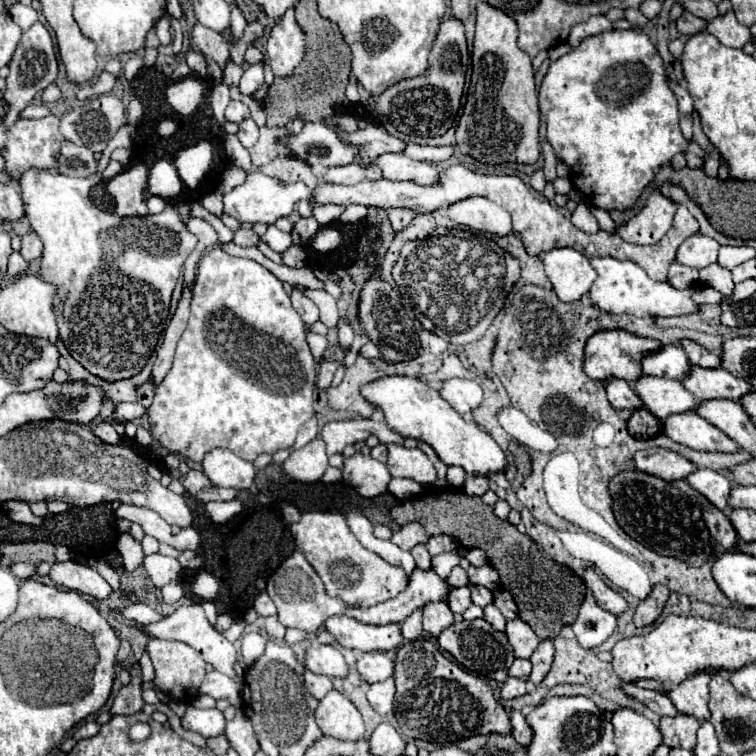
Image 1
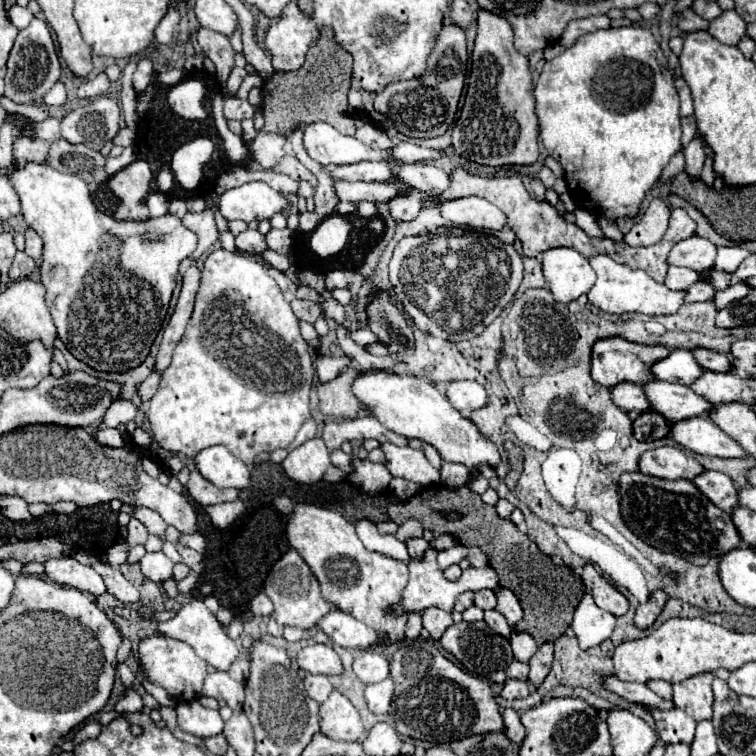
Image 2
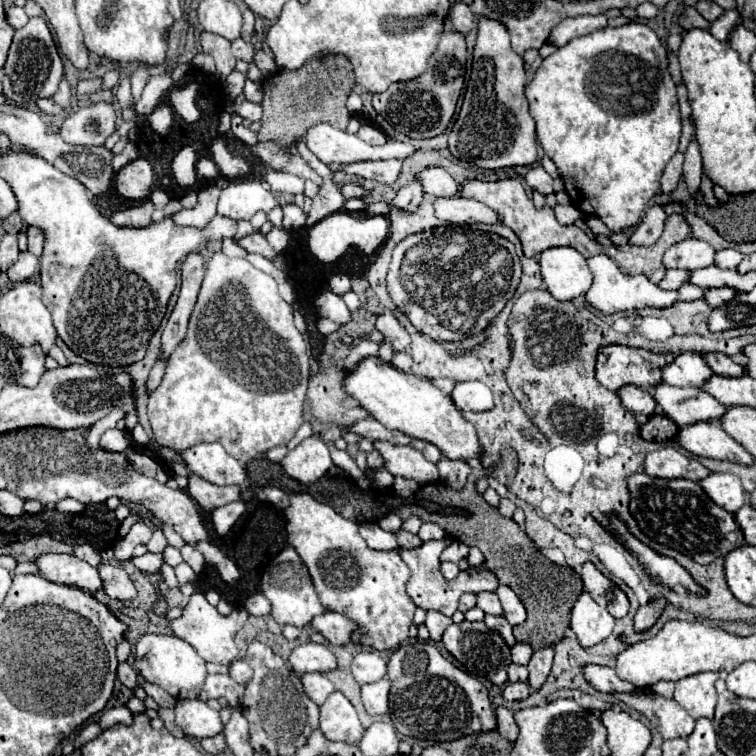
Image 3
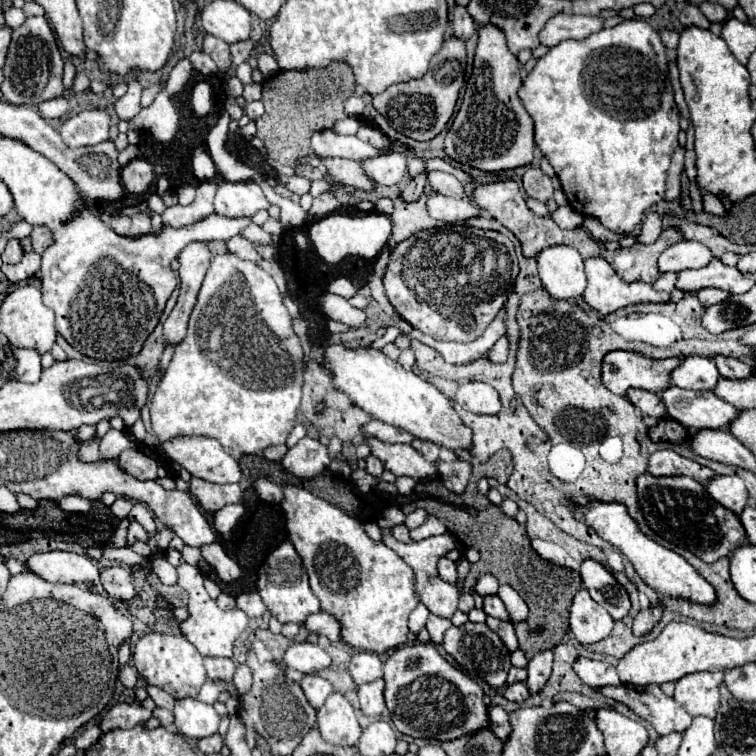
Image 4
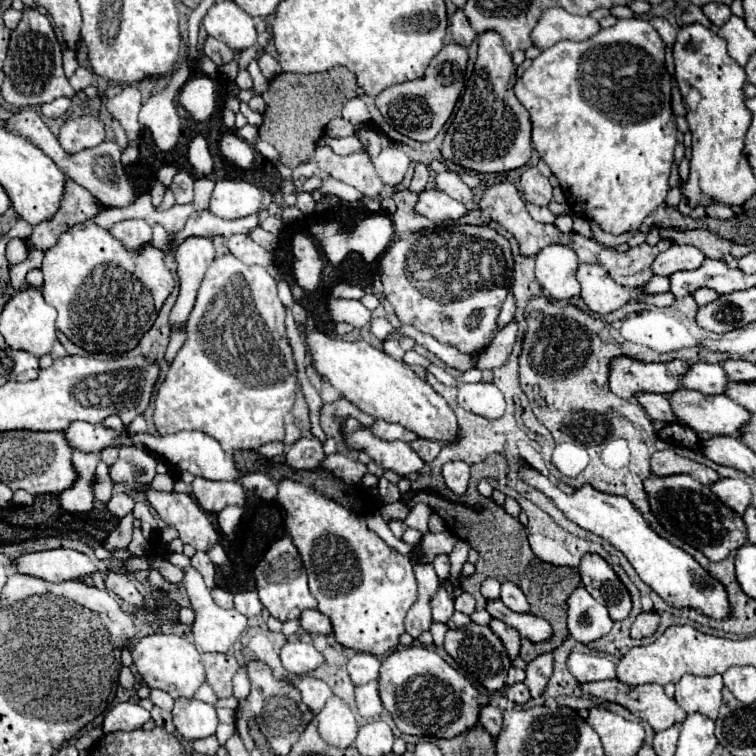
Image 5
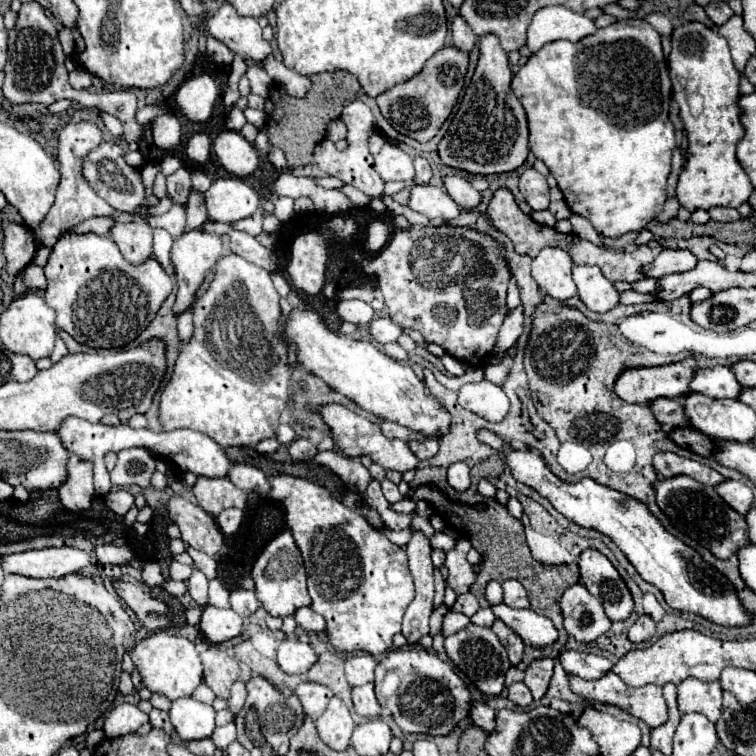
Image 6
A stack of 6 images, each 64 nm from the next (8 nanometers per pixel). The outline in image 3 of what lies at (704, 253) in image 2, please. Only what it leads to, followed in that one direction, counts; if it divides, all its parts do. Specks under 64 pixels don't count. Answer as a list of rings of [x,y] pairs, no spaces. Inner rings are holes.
[[[688,236],[686,240],[674,244],[664,254],[666,268],[698,270],[698,268],[712,266],[712,262],[714,262],[714,248],[708,242],[698,240],[694,236]]]

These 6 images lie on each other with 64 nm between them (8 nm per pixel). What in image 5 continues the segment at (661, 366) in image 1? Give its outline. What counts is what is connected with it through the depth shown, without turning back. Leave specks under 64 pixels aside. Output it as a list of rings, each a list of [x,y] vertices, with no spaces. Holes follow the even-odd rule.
[[[694,362],[682,374],[682,388],[698,390],[704,394],[722,394],[728,384],[728,376],[720,364]]]

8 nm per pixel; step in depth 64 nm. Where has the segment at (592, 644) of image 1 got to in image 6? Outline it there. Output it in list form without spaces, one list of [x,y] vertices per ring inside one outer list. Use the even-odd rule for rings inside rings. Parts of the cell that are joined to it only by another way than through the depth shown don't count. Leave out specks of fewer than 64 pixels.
[[[574,584],[568,588],[560,600],[564,628],[578,642],[594,642],[598,636],[610,630],[610,618],[596,596],[592,596],[586,586]]]

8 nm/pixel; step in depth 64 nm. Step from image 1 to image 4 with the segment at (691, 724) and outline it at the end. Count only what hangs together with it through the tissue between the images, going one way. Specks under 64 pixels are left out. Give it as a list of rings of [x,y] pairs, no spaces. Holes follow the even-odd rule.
[[[656,684],[648,686],[606,686],[598,690],[606,698],[618,700],[626,704],[632,712],[636,712],[640,718],[650,722],[654,730],[664,736],[670,732],[684,732],[692,724],[692,716],[672,698],[666,696]]]

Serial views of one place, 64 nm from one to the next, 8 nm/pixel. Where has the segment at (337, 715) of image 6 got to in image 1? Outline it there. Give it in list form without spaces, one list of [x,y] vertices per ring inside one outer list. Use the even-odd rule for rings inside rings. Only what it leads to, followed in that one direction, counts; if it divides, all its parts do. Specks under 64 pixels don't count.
[[[338,690],[328,692],[318,702],[316,724],[324,736],[338,740],[360,740],[364,736],[364,720],[358,708]]]

